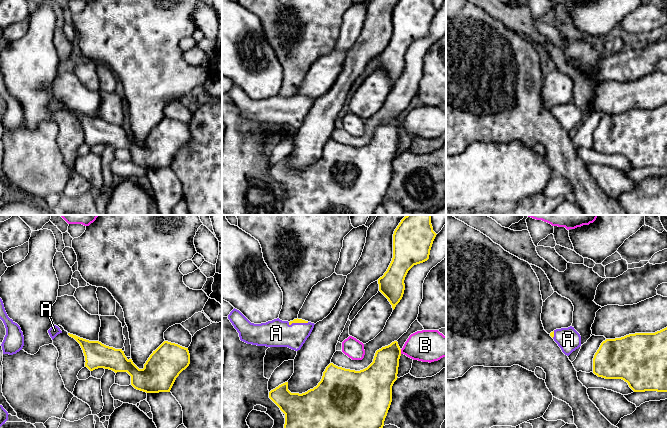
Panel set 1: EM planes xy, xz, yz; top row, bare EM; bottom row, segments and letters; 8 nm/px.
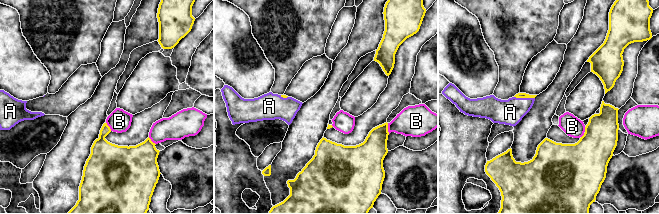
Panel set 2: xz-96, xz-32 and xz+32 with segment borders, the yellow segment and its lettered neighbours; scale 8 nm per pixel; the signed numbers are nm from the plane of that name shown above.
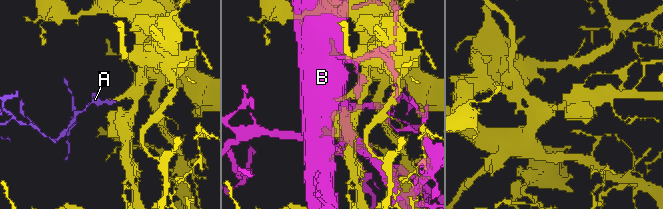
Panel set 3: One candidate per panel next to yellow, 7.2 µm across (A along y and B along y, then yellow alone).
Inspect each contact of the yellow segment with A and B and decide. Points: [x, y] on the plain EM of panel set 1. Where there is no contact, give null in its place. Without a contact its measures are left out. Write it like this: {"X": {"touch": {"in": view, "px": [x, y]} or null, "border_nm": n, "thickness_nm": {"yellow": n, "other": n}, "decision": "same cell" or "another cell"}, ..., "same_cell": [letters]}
{"A": {"touch": {"in": "xz", "px": [298, 98]}, "border_nm": 170, "thickness_nm": {"yellow": 40, "other": 220}, "decision": "same cell"}, "B": {"touch": {"in": "xz", "px": [400, 127]}, "border_nm": 40, "thickness_nm": {"yellow": 240, "other": 260}, "decision": "another cell"}, "same_cell": ["A"]}

